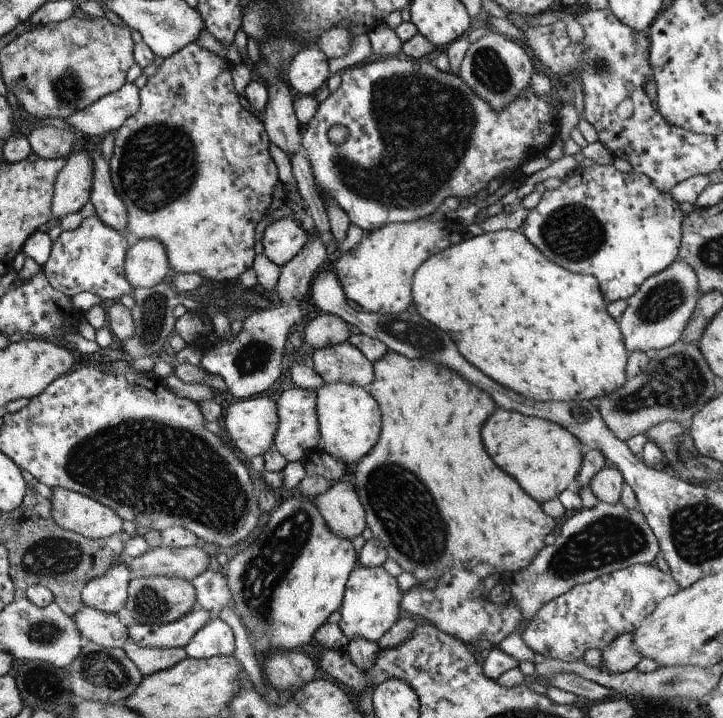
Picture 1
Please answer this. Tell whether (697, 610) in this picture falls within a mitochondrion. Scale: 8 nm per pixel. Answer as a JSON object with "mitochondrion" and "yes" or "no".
{"mitochondrion":"no"}

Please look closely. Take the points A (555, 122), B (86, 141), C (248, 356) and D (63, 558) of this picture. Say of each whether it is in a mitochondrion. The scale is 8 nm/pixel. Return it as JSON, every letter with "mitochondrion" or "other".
{"A":"other","B":"other","C":"mitochondrion","D":"mitochondrion"}

